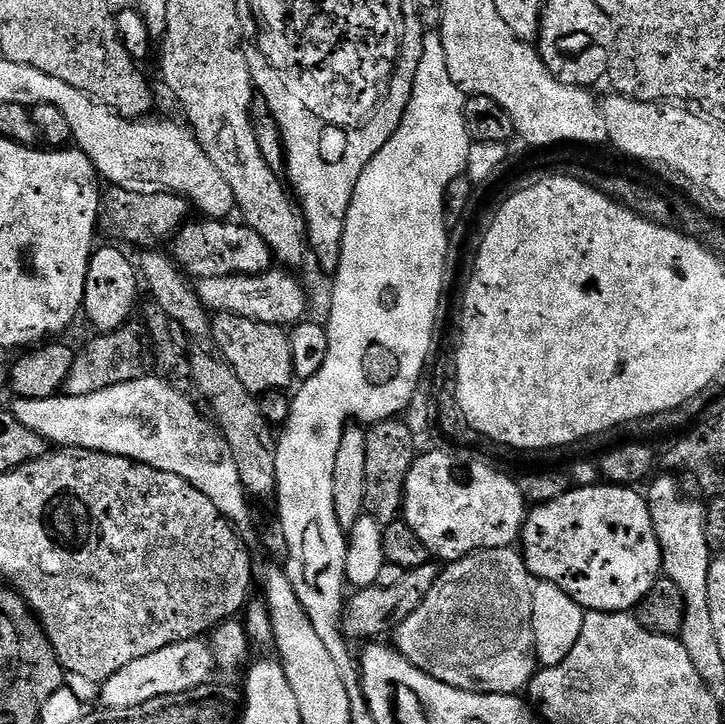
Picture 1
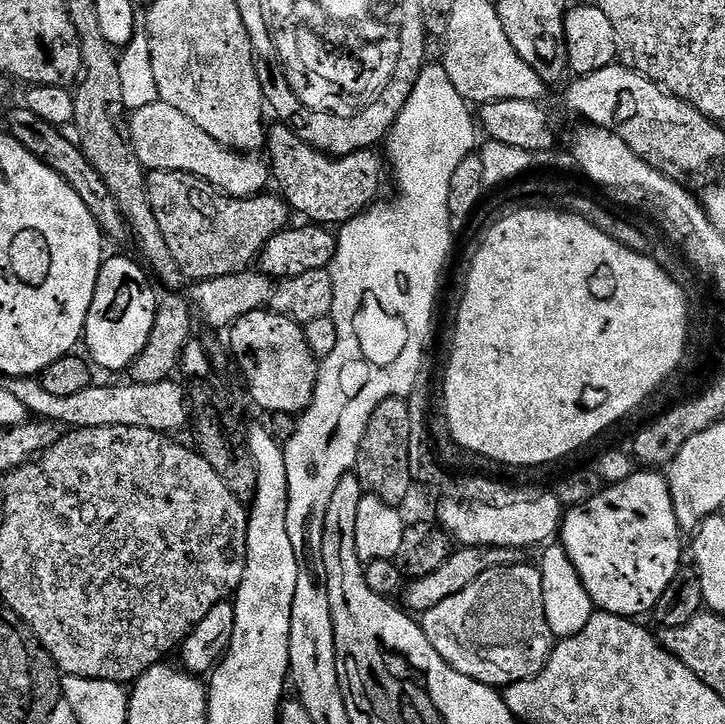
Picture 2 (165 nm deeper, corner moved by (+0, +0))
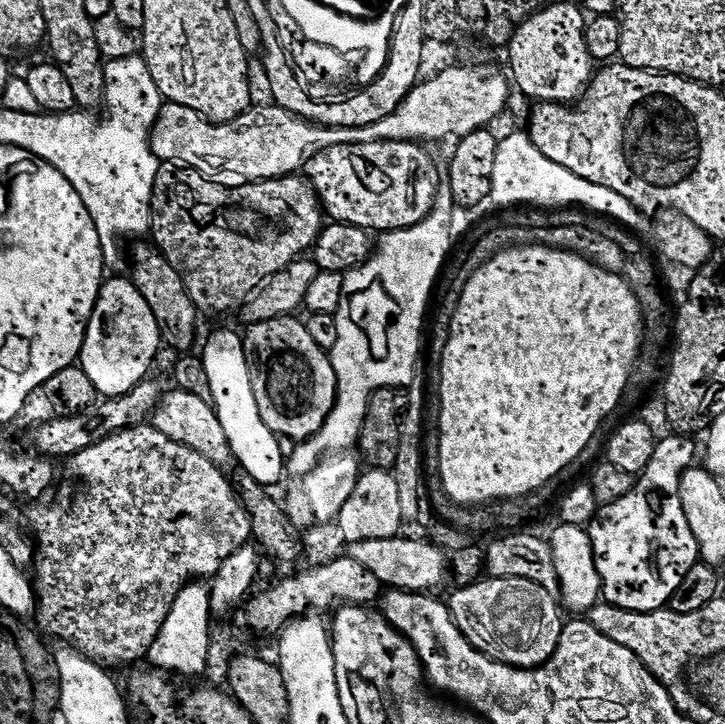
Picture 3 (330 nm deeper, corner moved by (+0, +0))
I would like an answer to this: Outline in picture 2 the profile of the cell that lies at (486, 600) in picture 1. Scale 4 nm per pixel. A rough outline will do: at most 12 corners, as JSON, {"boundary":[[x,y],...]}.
{"boundary":[[503,564],[423,613],[430,646],[497,690],[554,647],[542,574]]}

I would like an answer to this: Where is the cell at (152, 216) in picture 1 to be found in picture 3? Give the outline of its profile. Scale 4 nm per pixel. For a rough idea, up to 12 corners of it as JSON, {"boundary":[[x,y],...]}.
{"boundary":[[165,163],[151,239],[204,312],[243,309],[326,223],[303,175]]}

